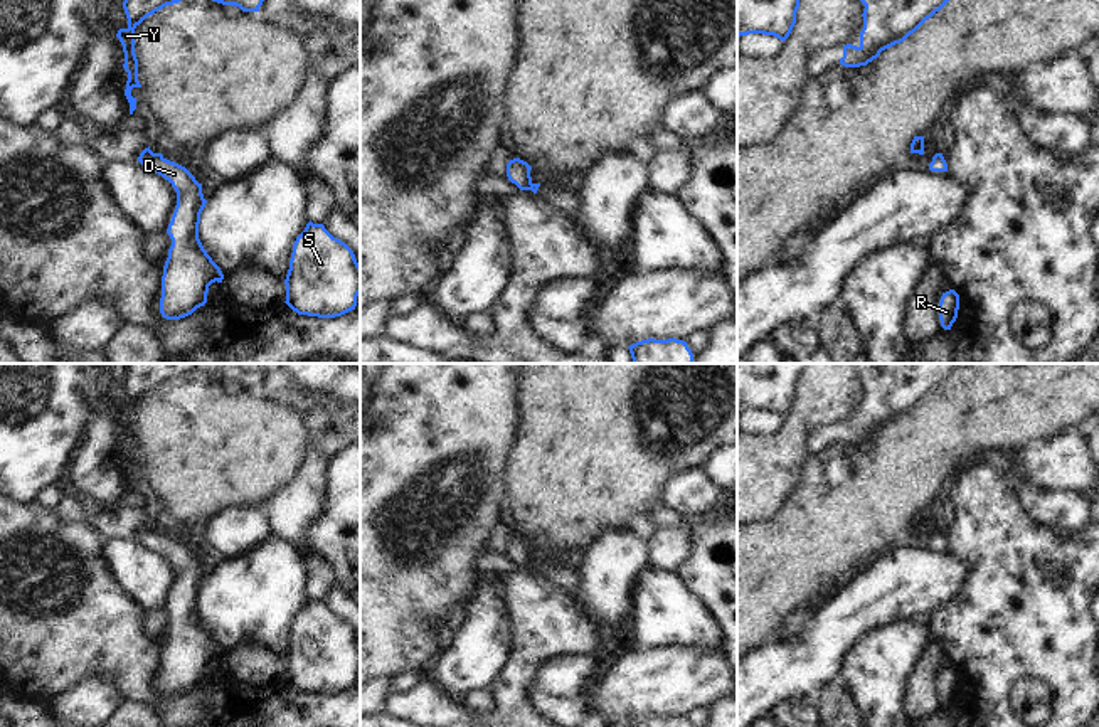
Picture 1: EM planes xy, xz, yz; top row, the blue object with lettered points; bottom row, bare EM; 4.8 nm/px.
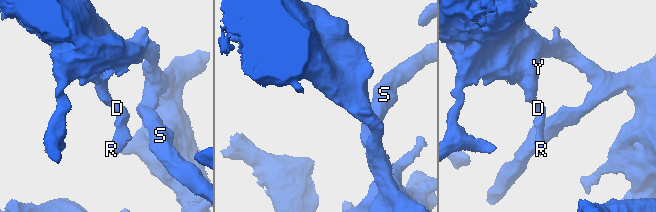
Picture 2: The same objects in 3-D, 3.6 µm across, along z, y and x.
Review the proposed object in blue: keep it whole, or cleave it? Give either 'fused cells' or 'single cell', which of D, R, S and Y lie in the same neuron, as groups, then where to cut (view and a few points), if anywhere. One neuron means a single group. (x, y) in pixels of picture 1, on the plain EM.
single cell; groups D R S Y; cut none

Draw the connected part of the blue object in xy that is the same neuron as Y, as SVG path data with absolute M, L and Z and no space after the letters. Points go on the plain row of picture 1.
M126 364L123 385L128 404L119 406L116 414L125 429L123 444L128 449L125 473L130 480L130 491L136 486L136 475L131 473L131 466L141 464L135 431L135 406L146 394L187 375L207 375L222 382L236 382L242 389L259 389L268 369L268 364Z

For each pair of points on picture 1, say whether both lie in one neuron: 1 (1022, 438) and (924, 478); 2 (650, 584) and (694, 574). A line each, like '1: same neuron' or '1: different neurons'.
1: same neuron
2: different neurons

